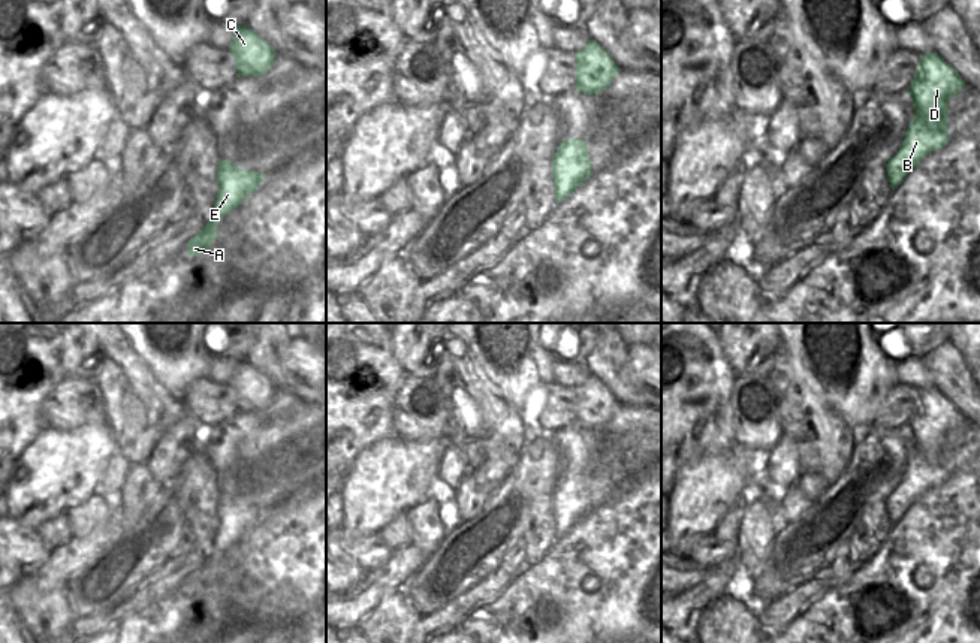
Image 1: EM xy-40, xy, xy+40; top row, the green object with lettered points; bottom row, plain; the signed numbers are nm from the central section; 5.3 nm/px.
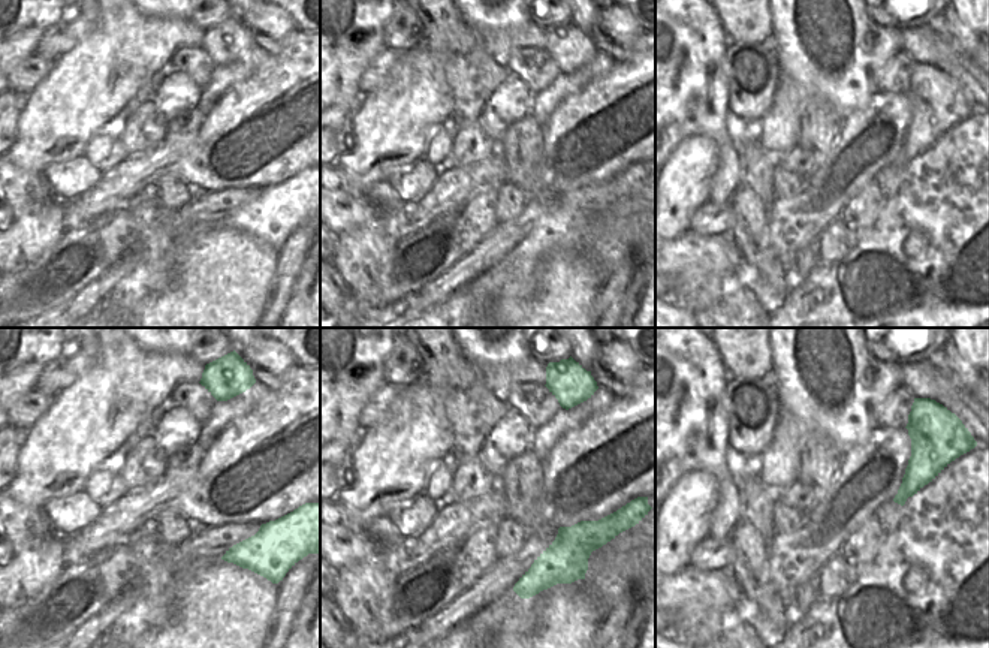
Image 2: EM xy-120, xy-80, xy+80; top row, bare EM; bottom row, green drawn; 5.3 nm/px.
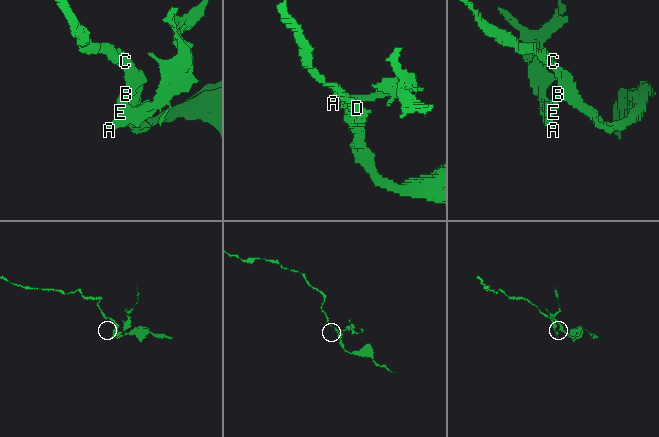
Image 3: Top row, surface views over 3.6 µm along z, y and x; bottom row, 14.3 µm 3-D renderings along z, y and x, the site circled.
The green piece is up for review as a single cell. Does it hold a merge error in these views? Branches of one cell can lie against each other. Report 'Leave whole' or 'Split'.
Split.

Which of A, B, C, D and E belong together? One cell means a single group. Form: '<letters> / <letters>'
A E / B C D

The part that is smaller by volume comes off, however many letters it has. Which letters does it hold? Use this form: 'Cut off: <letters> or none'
Cut off: A, E

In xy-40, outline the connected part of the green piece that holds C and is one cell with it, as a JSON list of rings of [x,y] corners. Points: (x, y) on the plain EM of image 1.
[[[238,360],[229,380],[235,392],[238,411],[262,411],[274,399],[275,386],[256,366],[247,360]]]

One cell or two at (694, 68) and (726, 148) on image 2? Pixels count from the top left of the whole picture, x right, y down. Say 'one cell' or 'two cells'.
one cell

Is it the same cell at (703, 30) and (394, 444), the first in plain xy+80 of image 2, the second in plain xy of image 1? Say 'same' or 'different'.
different

